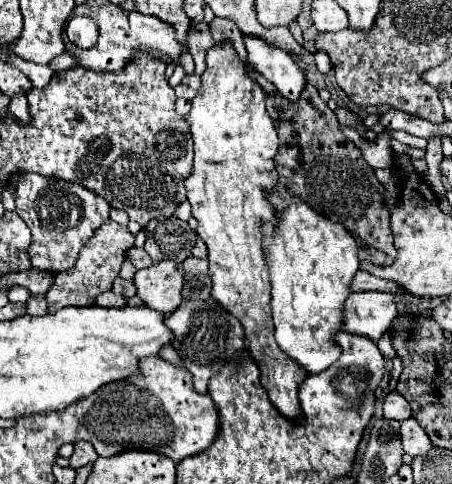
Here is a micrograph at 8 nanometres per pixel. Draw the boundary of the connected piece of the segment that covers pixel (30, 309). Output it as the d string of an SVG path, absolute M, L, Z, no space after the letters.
M31 295L27 301L27 313L29 315L43 315L45 313L45 297L43 295Z

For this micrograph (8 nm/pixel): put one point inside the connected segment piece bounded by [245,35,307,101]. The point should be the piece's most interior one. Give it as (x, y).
(276, 65)

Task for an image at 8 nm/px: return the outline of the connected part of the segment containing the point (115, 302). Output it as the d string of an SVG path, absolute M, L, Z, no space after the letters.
M107 291L95 299L95 305L99 305L99 307L127 307L127 299L123 295L115 295L113 291Z

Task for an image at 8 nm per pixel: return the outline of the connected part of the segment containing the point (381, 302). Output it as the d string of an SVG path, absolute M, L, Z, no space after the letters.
M385 291L351 293L343 309L343 329L379 341L397 315L395 295Z

